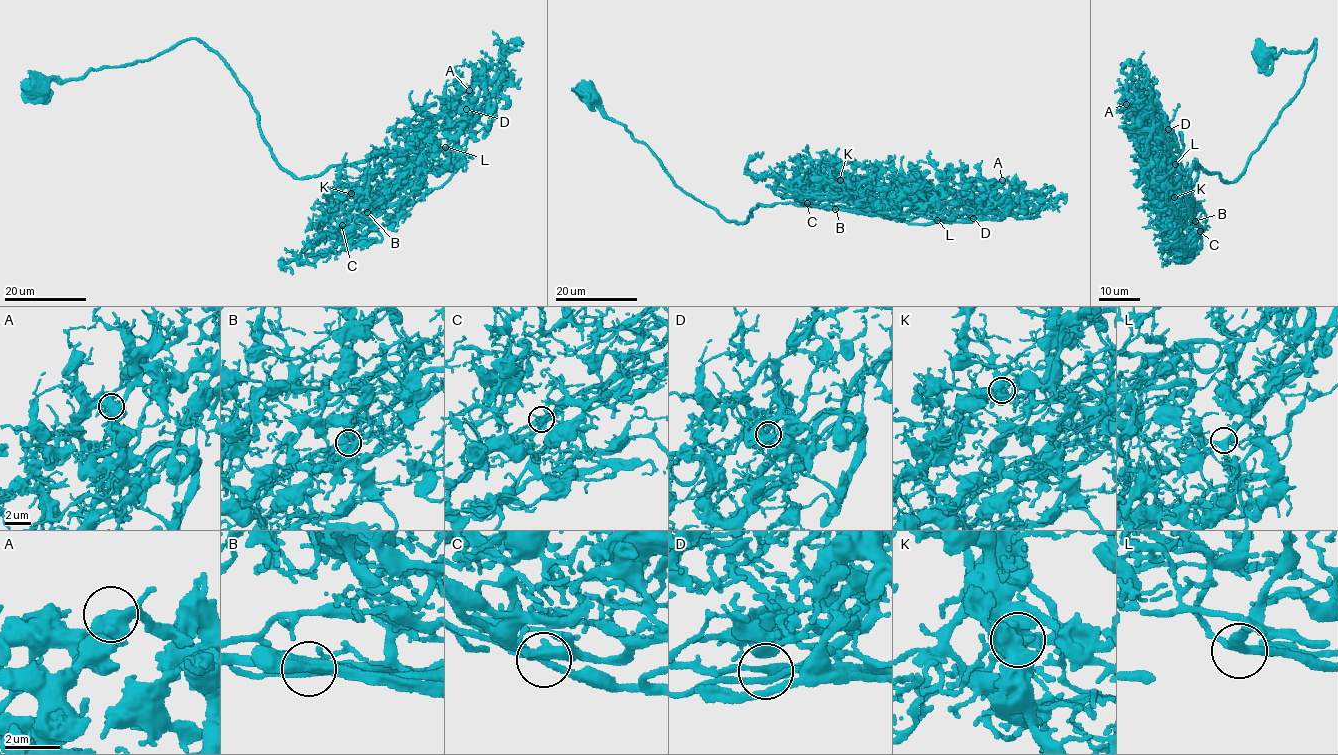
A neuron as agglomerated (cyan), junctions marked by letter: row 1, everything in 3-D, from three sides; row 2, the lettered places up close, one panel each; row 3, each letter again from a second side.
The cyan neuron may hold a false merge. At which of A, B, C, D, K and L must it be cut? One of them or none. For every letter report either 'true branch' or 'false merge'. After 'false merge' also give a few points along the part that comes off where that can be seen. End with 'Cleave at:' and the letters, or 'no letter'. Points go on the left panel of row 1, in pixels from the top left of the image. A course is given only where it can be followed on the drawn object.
A: true branch
B: true branch
C: true branch
D: true branch
K: true branch
L: true branch
Cleave at: no letter

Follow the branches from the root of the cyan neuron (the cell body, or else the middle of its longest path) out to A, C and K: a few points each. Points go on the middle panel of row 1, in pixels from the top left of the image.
A: (589, 96), (681, 189), (739, 224), (757, 204), (779, 202), (863, 208), (909, 223), (974, 221), (1002, 180)
C: (589, 96), (643, 141), (674, 183), (726, 220), (745, 223), (757, 204), (865, 209), (807, 202)
K: (589, 96), (674, 183), (730, 222), (745, 223), (757, 204), (864, 210), (849, 208), (829, 179), (840, 180)

